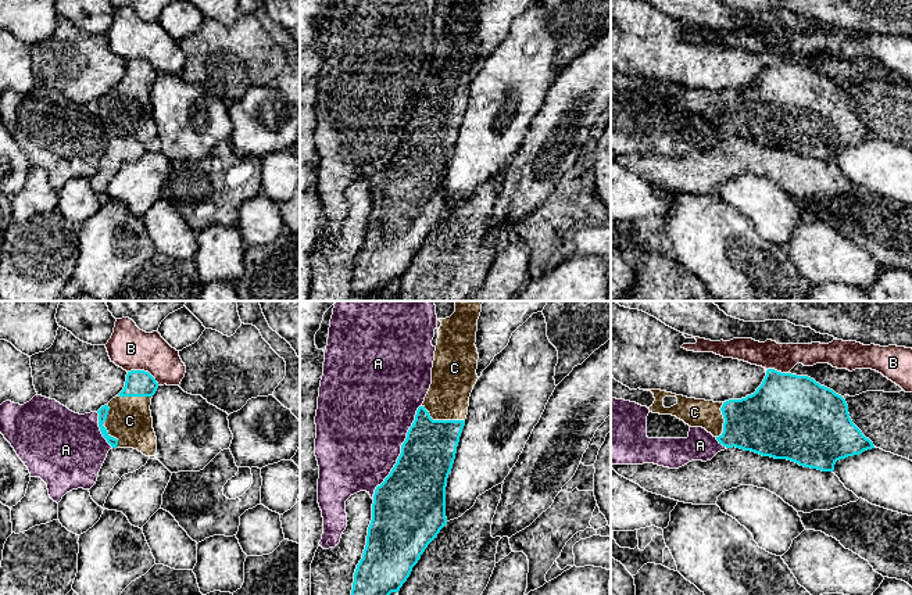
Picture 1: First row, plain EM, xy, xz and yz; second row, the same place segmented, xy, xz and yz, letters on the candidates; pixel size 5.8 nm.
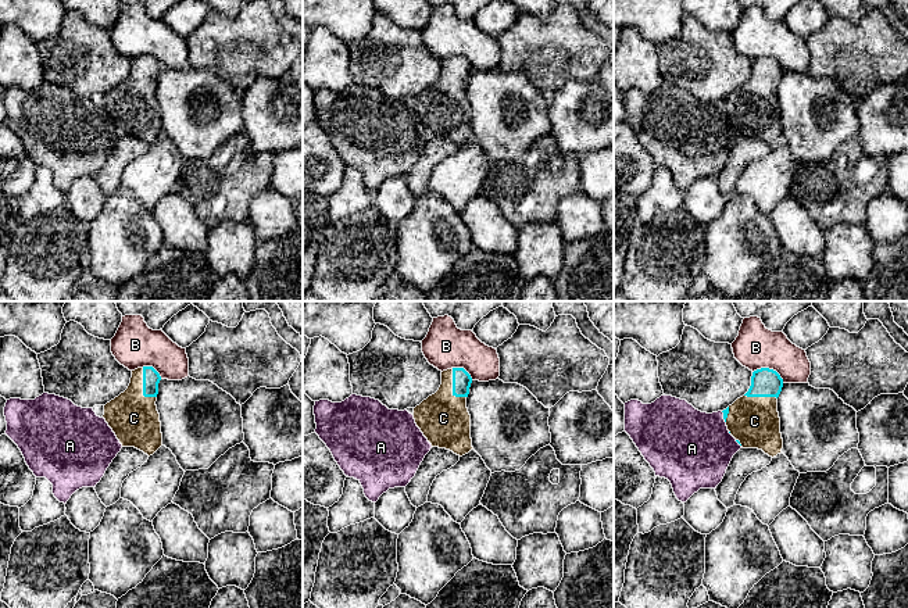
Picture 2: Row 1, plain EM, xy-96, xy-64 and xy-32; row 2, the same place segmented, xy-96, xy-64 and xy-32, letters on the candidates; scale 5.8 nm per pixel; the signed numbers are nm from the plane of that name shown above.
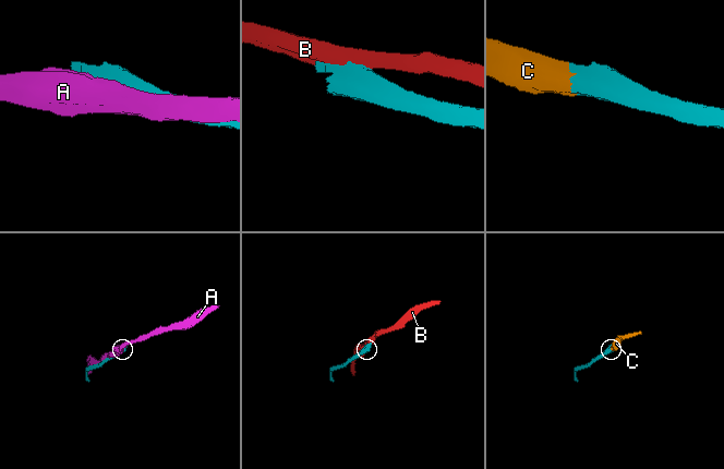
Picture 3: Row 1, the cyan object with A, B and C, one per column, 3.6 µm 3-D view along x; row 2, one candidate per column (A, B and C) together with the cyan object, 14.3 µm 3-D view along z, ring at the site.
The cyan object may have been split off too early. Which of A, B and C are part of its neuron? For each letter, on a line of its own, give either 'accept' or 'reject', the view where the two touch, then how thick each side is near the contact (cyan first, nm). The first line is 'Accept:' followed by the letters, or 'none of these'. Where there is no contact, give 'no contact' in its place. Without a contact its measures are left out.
Accept: C
A: reject; contact in xz; calibres 360 and 480 nm
B: reject; contact in xy; calibres 160 and 260 nm
C: accept; contact in xy; calibres 60 and 260 nm

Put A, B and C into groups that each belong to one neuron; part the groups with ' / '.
A / B / C

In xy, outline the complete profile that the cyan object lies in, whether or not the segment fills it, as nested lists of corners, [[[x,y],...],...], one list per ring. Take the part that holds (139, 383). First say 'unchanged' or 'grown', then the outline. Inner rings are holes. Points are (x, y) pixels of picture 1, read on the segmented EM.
grown | [[[130,370],[124,390],[97,411],[100,431],[112,448],[155,455],[157,437],[150,405],[157,388],[158,383],[149,372]]]

